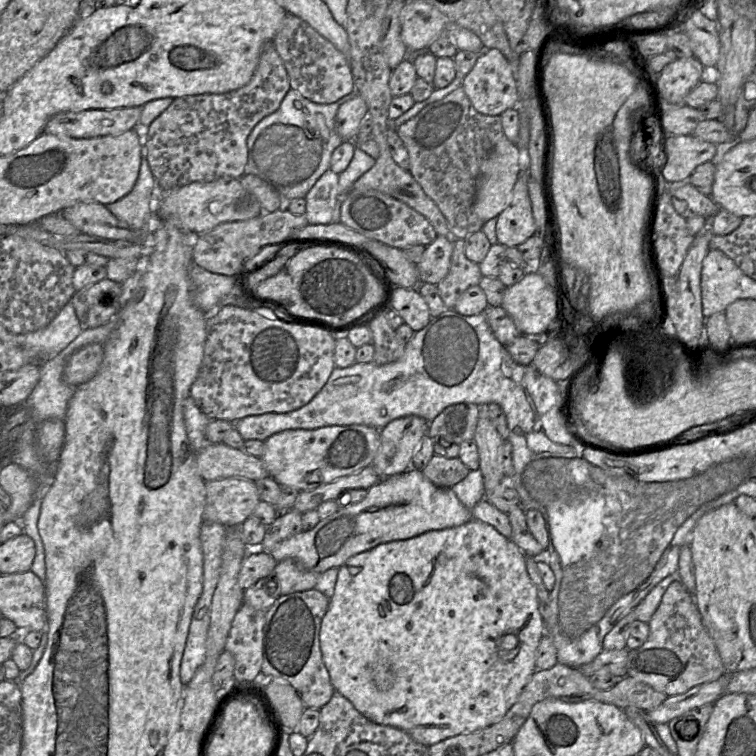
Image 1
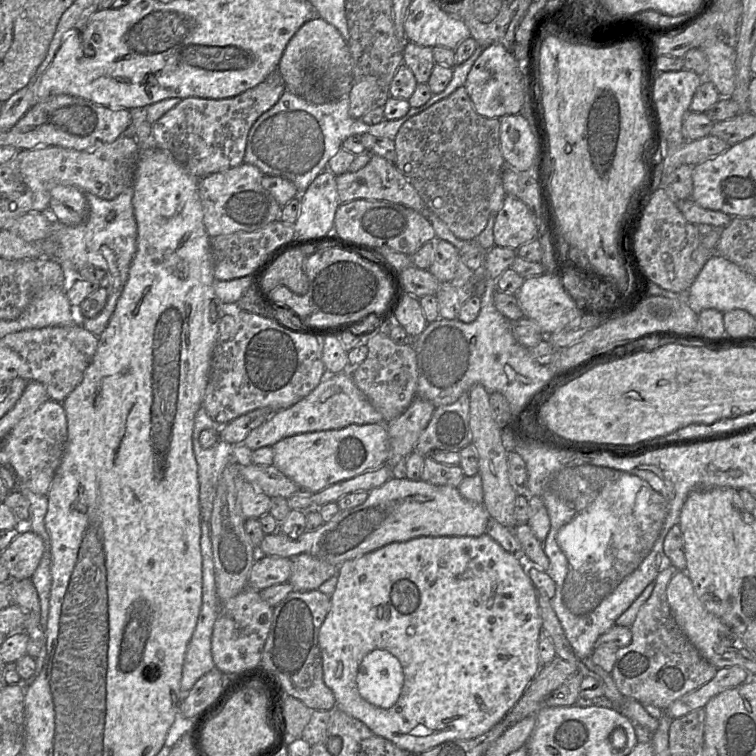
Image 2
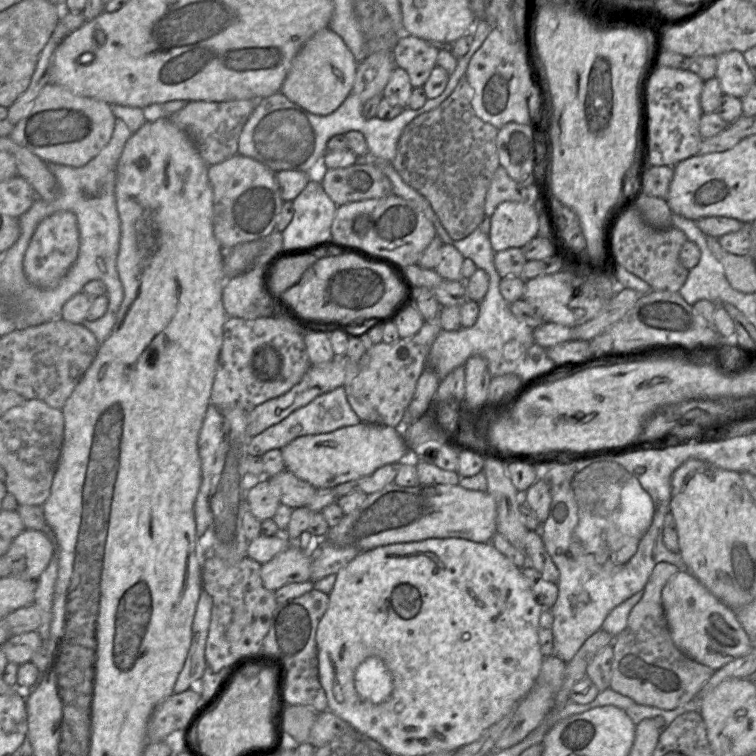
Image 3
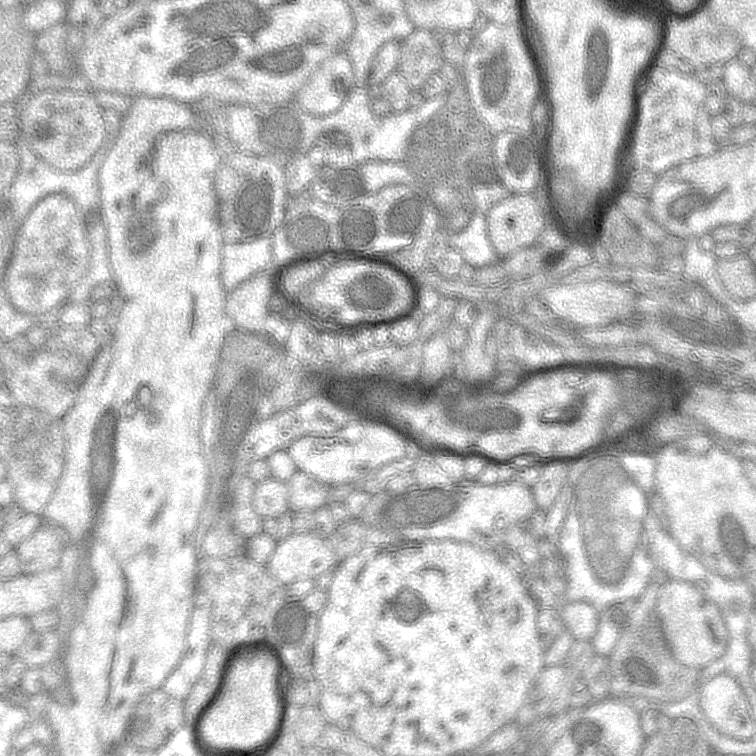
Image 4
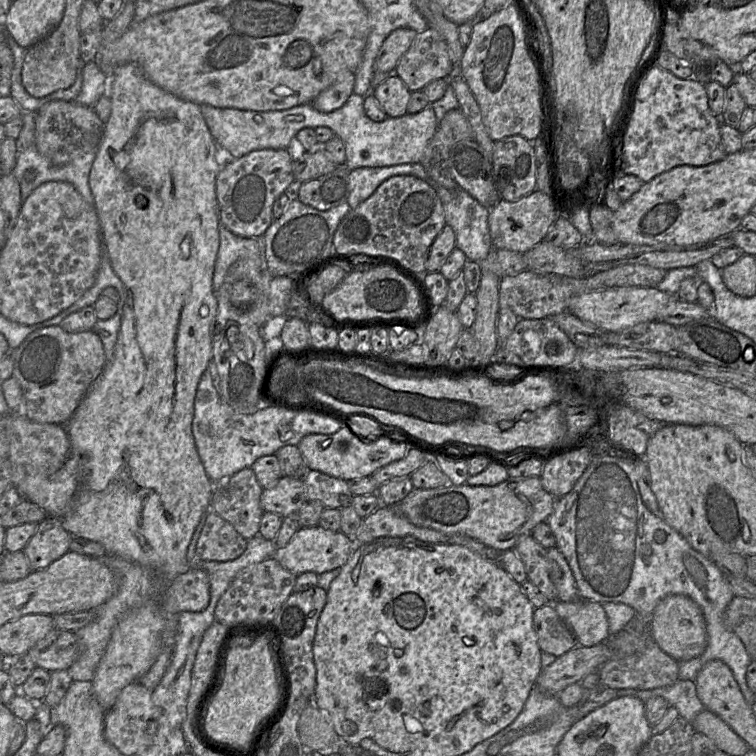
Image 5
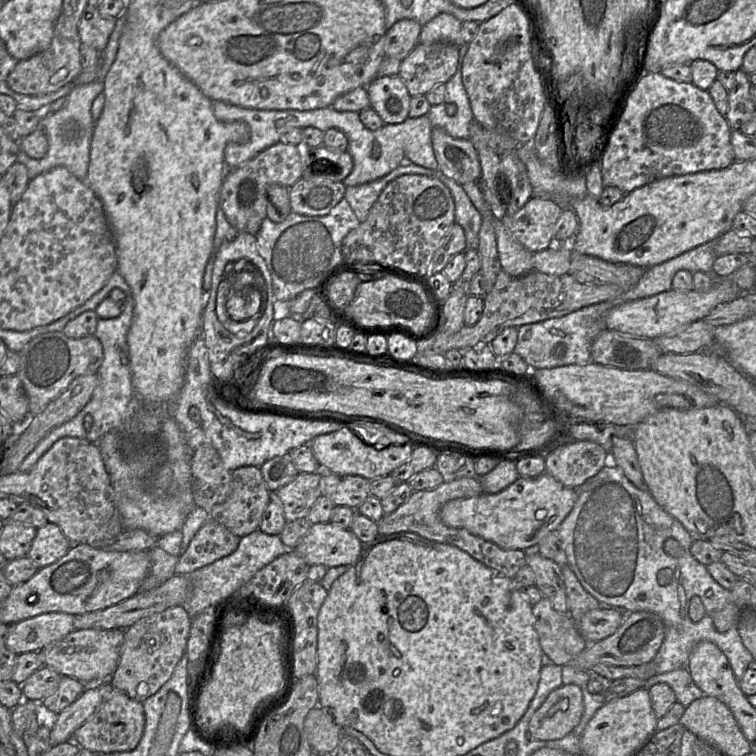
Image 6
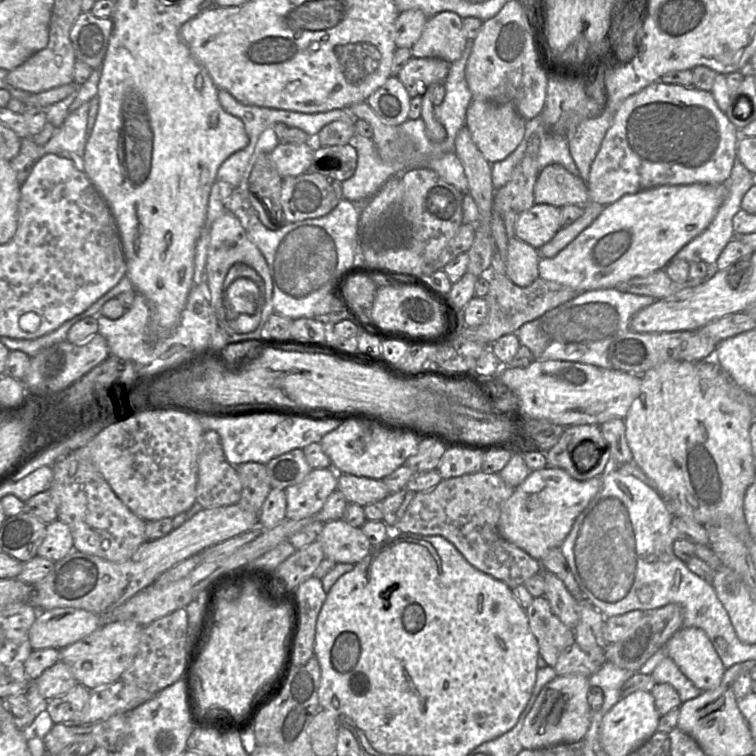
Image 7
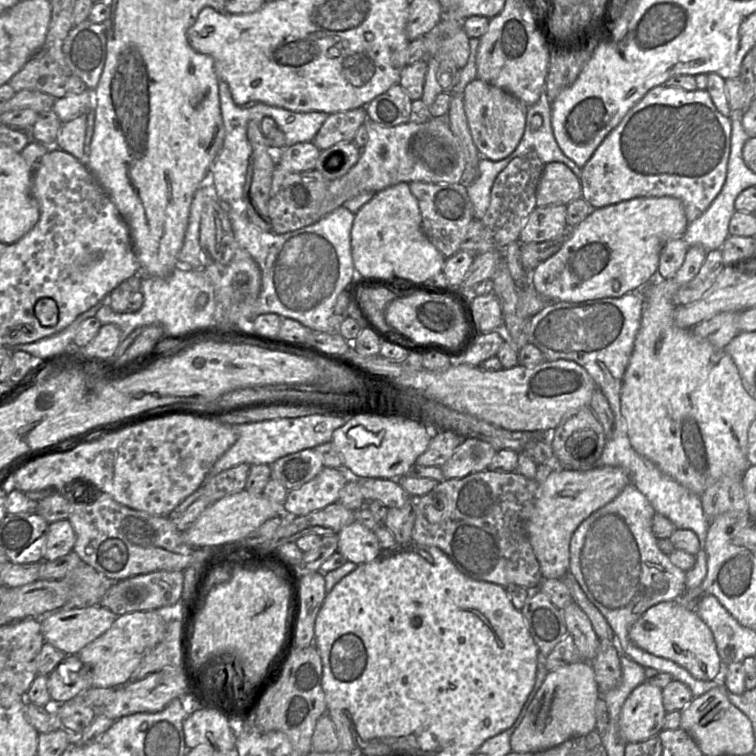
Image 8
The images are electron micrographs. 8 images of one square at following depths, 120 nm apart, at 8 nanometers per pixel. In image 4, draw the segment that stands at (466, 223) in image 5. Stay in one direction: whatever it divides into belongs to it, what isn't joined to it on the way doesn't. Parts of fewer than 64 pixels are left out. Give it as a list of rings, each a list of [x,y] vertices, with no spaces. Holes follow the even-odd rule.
[[[477,210],[468,226],[460,233],[448,230],[445,216],[444,227],[440,228],[448,231],[449,247],[458,251],[465,262],[477,268],[495,263],[501,258],[489,240],[486,220],[486,215]]]

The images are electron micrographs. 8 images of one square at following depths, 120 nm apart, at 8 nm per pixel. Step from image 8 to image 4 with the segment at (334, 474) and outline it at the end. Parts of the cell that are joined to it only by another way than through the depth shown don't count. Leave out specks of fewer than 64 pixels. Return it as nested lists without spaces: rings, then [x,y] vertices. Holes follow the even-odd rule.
[[[270,478],[256,485],[252,508],[261,518],[277,519],[289,509],[286,482]]]

